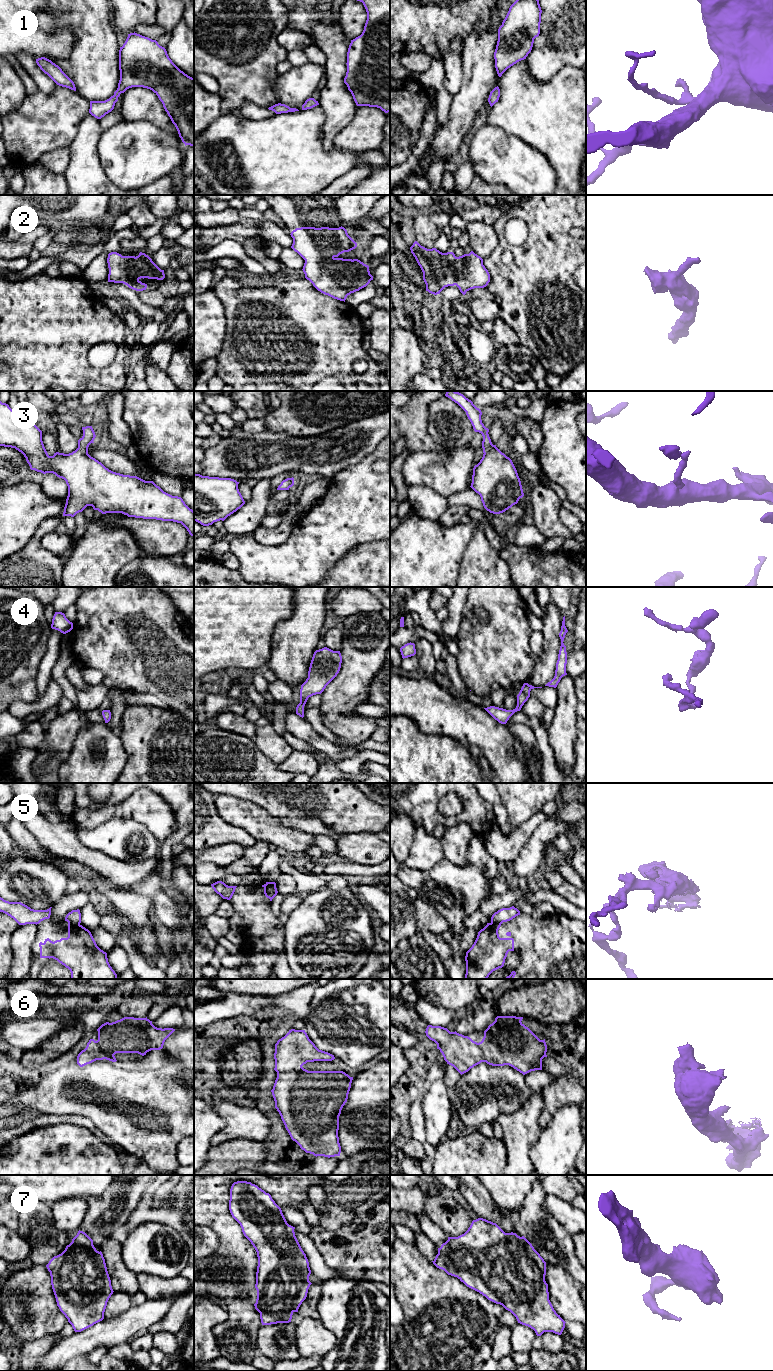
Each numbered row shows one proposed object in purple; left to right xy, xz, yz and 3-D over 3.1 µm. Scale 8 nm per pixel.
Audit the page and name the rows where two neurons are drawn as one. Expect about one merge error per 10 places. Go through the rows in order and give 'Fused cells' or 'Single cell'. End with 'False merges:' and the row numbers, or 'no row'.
1: Single cell
2: Single cell
3: Single cell
4: Single cell
5: Fused cells
6: Single cell
7: Single cell
False merges: 5

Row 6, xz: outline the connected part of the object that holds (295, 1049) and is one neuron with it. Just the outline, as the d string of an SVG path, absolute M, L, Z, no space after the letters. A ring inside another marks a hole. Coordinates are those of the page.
M291 1029L275 1044L277 1078L271 1090L275 1108L291 1139L302 1150L314 1156L340 1156L339 1116L348 1099L353 1077L343 1071L308 1071L302 1066L307 1062L332 1061L334 1055L319 1050L305 1030Z

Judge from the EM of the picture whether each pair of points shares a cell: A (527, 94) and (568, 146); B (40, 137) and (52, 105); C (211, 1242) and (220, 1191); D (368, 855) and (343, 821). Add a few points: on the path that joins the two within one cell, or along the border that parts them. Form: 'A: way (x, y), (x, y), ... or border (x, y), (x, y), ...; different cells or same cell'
A: way (538, 107), (564, 133); same cell
B: way (40, 129), (40, 126), (47, 119), (48, 113); same cell
C: border (204, 1225), (218, 1236), (219, 1248), (214, 1254); different cells
D: border (376, 833), (351, 832), (336, 838); different cells

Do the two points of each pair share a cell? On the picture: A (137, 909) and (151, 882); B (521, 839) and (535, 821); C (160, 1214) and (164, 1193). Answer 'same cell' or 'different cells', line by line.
A: different cells
B: same cell
C: different cells

